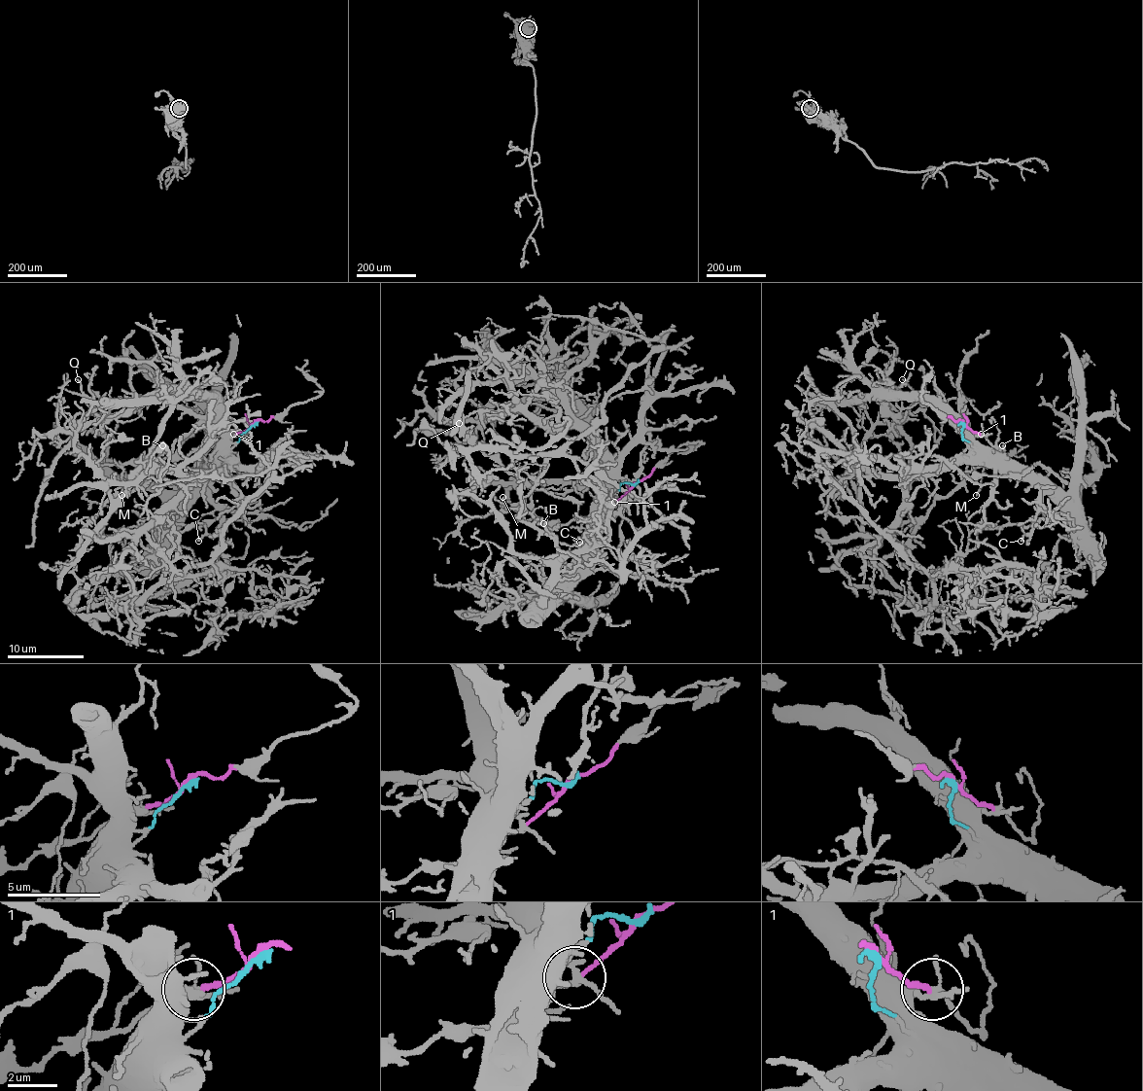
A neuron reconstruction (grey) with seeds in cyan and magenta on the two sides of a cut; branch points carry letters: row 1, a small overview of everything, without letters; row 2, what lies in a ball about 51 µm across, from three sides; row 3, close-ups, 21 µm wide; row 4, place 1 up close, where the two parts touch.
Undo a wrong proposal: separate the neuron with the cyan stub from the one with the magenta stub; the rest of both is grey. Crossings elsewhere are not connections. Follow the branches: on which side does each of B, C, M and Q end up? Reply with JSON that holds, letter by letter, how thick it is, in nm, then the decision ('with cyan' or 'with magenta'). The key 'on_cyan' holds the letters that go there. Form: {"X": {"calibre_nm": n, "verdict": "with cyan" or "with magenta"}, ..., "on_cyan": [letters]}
{"B": {"calibre_nm": 170, "verdict": "with magenta"}, "C": {"calibre_nm": 180, "verdict": "with cyan"}, "M": {"calibre_nm": 120, "verdict": "with magenta"}, "Q": {"calibre_nm": 120, "verdict": "with cyan"}, "on_cyan": ["C", "Q"]}

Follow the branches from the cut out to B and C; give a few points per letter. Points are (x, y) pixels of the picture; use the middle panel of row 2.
B: (635, 483), (595, 514), (564, 523), (542, 523)
C: (635, 483), (621, 483), (609, 499), (598, 548), (589, 562), (596, 562), (602, 556), (579, 541)

